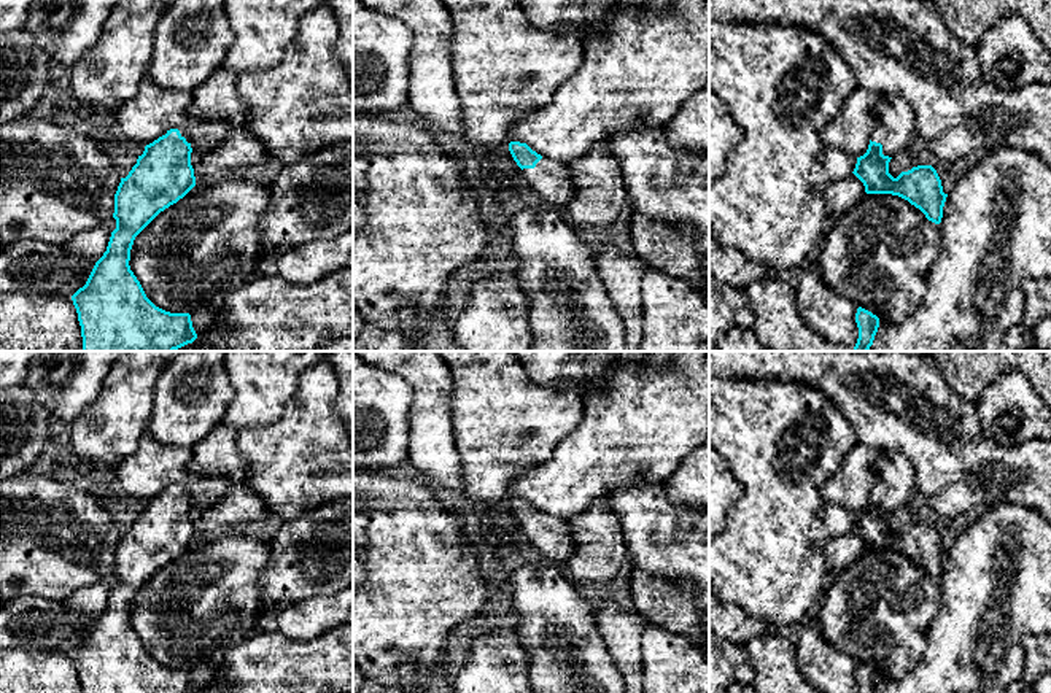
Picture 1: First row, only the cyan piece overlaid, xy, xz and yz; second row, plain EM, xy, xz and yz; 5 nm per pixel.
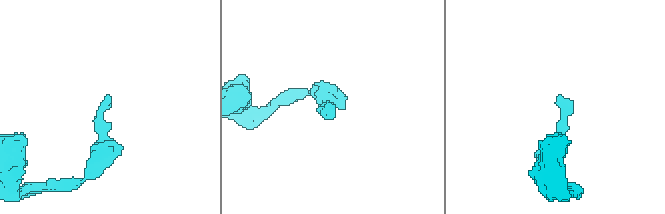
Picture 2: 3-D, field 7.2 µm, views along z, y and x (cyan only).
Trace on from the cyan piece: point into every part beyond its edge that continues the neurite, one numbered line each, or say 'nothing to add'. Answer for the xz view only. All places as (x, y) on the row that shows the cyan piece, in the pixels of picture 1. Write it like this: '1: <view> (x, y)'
1: xz (550, 180)

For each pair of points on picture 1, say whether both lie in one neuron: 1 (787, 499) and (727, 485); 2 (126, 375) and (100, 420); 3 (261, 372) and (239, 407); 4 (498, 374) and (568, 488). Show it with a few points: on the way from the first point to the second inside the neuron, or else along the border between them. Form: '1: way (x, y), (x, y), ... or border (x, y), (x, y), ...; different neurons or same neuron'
1: border (725, 461), (743, 490), (727, 515), (727, 523); different neurons
2: way (126, 387), (126, 394), (112, 409); same neuron
3: way (261, 382), (261, 390), (248, 402); same neuron
4: border (573, 429), (547, 460), (517, 479); different neurons

